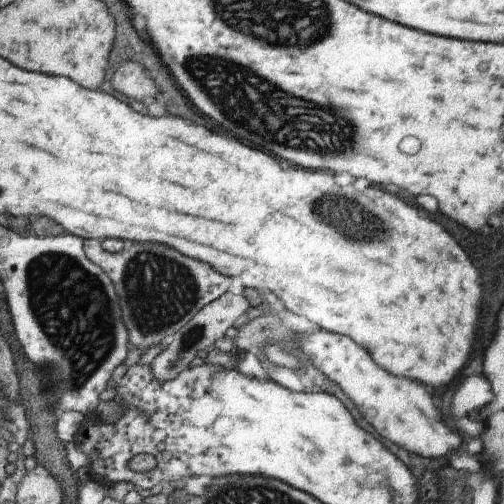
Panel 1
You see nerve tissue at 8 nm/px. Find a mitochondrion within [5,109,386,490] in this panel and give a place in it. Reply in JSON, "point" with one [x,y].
{"point":[77,317]}

